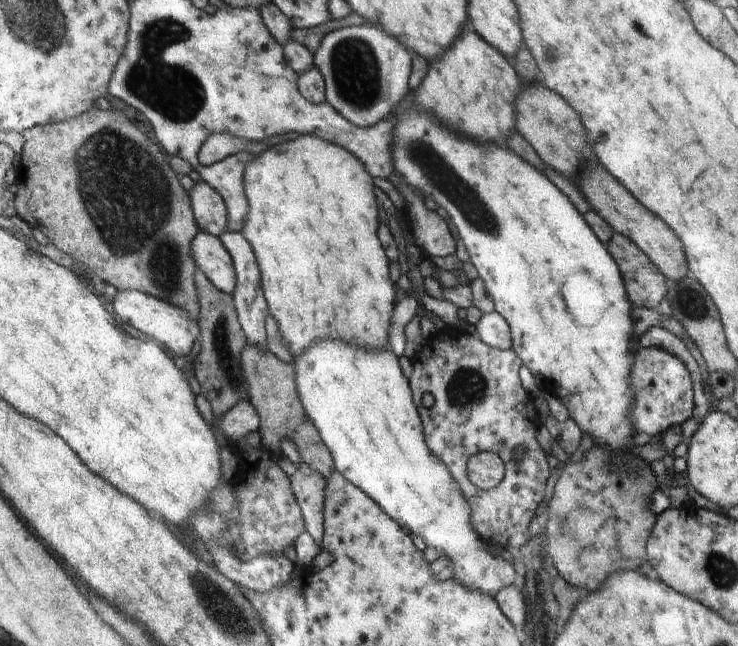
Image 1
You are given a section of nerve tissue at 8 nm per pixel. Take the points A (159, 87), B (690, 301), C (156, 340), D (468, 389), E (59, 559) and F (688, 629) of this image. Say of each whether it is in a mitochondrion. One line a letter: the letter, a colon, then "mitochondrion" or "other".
A: mitochondrion
B: mitochondrion
C: other
D: mitochondrion
E: other
F: other

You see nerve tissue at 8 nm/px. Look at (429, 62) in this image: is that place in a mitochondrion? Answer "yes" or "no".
no

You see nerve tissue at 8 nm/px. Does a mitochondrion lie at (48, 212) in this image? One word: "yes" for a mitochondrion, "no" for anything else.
no

